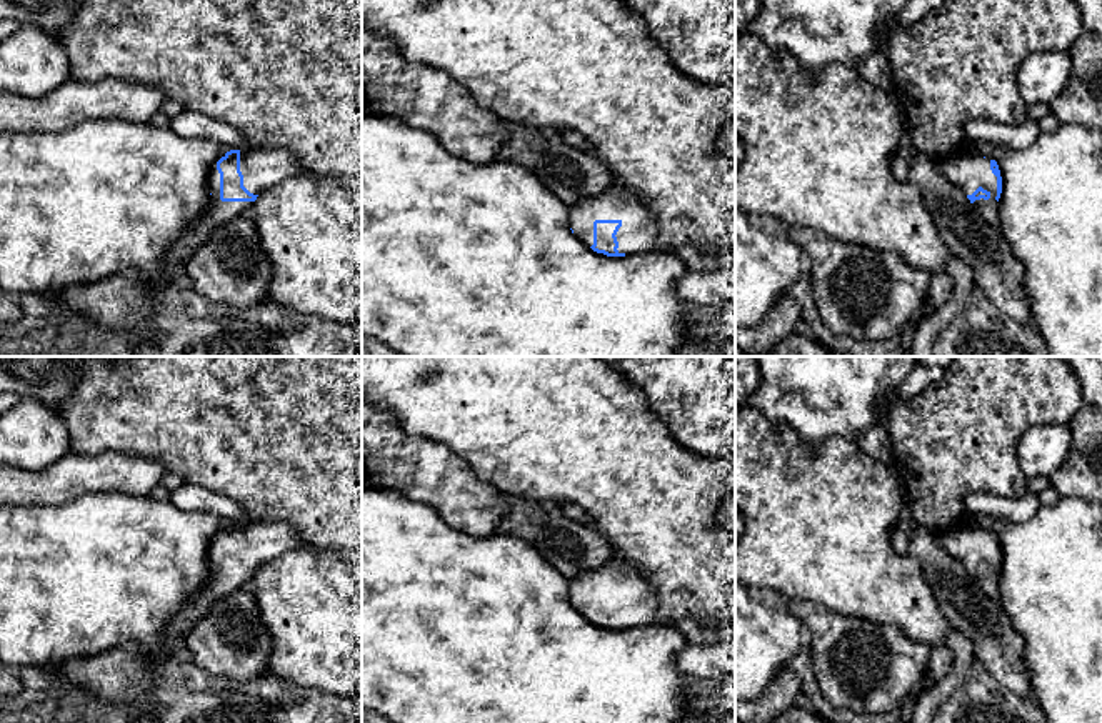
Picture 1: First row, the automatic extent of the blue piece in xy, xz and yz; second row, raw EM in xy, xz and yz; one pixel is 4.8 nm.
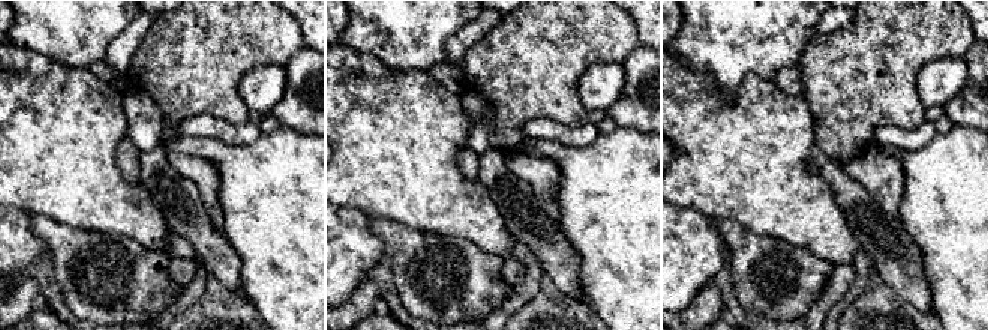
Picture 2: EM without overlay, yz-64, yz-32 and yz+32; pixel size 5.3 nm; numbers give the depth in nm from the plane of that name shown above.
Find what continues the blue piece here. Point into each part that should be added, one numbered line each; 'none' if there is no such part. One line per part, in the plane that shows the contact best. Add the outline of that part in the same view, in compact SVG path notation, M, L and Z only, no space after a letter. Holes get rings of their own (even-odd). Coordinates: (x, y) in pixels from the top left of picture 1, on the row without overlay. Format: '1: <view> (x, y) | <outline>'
1: xz (637, 607) | M610 560L605 566L577 575L569 580L569 598L574 606L589 620L594 618L595 593L620 593L617 605L619 626L674 625L684 636L699 645L720 645L729 636L712 628L700 626L692 620L664 623L657 615L657 598L649 585L625 563Z

